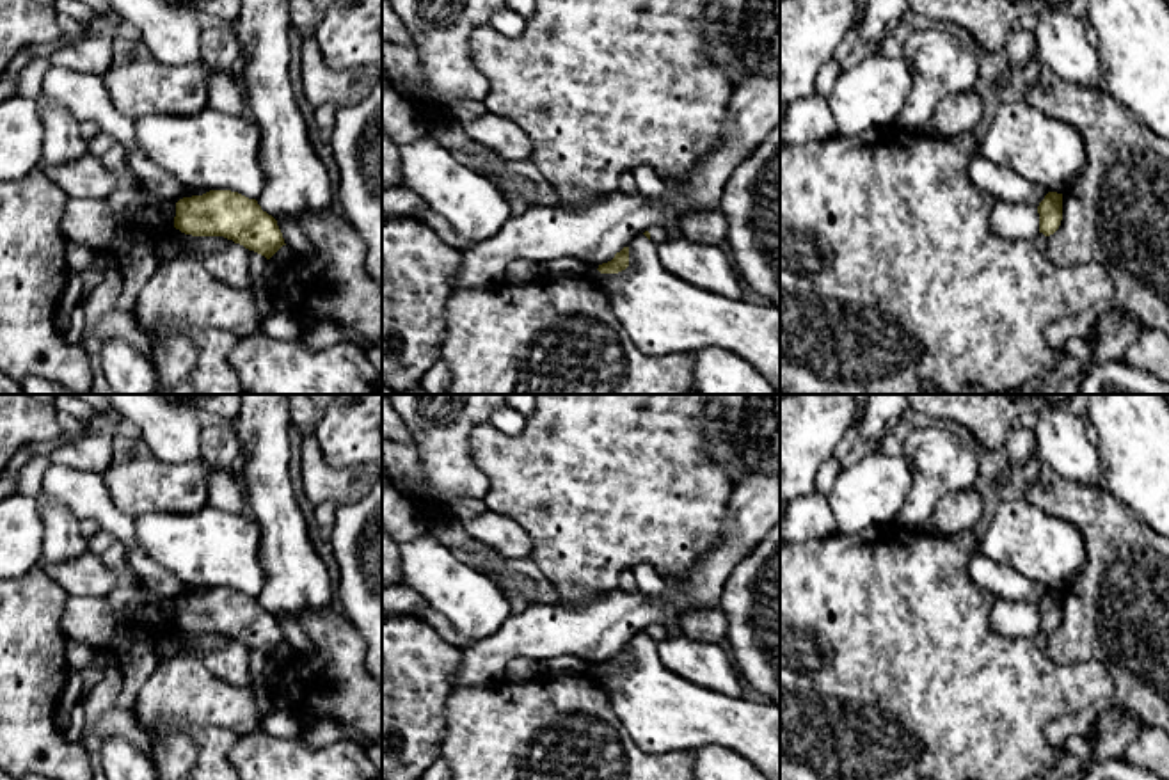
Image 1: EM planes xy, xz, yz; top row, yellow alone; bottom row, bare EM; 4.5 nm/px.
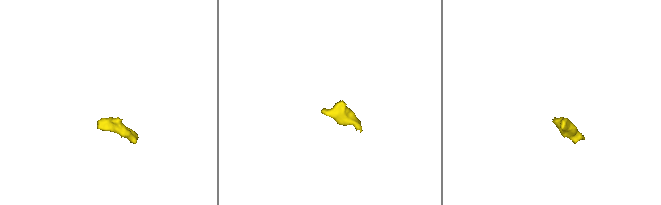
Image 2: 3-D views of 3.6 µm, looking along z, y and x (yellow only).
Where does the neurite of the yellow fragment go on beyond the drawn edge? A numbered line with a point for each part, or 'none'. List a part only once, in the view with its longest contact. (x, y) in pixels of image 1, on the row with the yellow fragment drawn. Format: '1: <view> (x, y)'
1: xz (658, 235)

